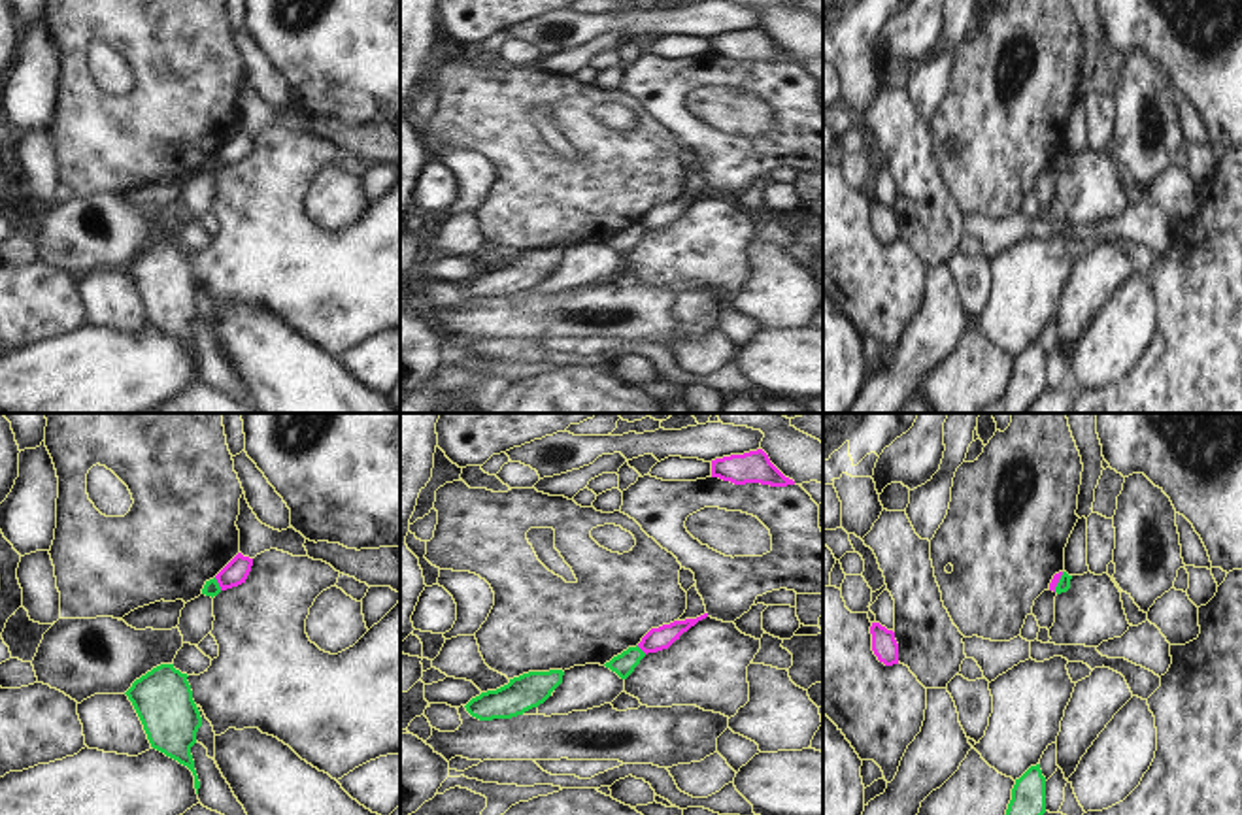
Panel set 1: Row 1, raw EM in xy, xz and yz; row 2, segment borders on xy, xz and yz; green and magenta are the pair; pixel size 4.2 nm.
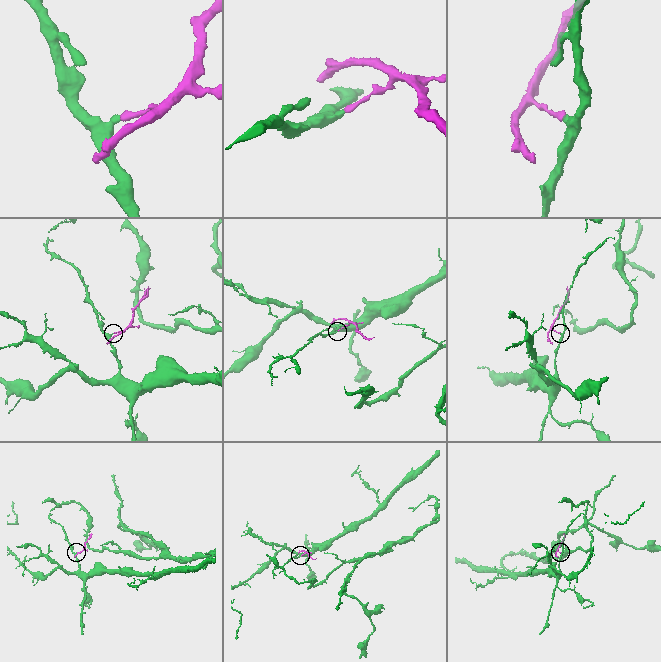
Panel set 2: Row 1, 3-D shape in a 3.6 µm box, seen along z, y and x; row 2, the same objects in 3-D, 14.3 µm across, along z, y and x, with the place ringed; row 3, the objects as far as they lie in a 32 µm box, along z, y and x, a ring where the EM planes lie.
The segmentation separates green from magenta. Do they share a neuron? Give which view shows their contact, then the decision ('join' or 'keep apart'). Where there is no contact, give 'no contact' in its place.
xy | keep apart

